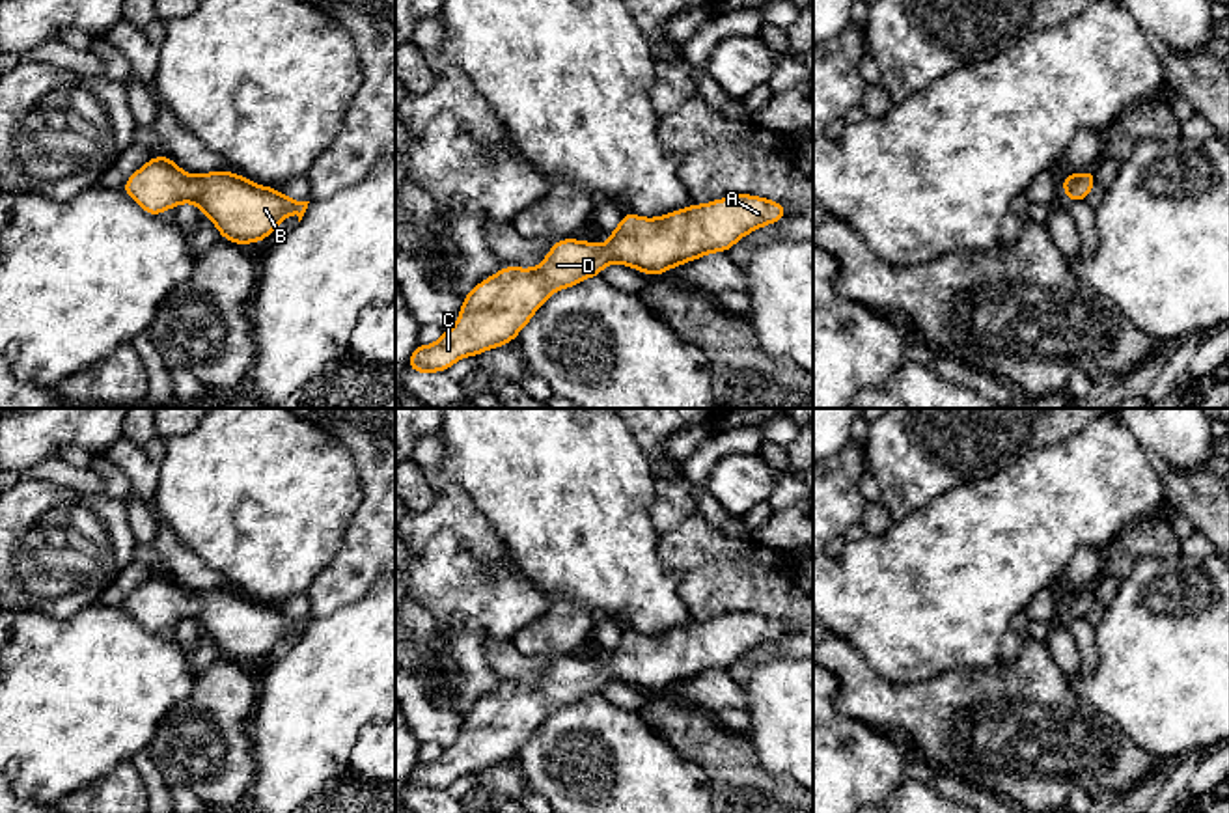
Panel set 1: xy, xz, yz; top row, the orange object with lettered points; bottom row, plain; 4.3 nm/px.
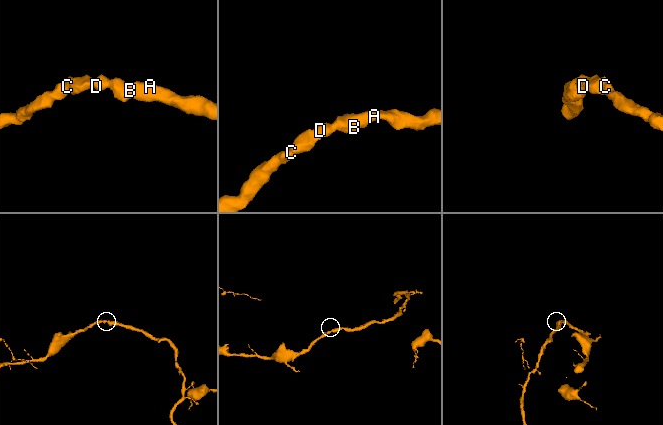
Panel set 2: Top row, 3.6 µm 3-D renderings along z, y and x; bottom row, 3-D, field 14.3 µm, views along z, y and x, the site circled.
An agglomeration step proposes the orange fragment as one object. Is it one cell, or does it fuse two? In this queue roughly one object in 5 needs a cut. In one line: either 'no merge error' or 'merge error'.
no merge error

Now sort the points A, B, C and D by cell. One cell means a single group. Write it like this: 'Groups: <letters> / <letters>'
Groups: A B C D

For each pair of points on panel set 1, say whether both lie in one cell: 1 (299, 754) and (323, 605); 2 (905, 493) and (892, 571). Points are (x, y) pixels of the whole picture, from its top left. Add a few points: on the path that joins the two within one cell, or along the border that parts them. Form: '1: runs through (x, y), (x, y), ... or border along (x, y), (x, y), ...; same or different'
1: border along (362, 599), (327, 616), (312, 618); different
2: border along (937, 496), (894, 523); different

